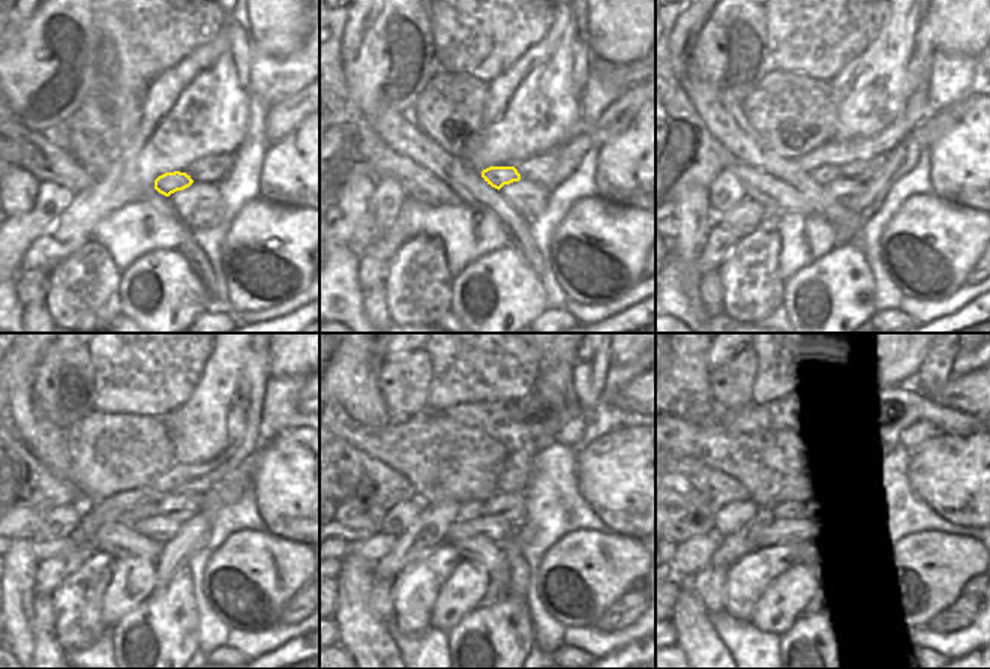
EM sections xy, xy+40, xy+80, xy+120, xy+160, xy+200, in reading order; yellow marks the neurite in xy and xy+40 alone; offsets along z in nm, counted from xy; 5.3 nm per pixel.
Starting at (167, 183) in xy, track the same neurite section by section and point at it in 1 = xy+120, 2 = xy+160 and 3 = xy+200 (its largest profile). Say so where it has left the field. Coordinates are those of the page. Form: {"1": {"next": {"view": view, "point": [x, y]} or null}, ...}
{"1": {"next": {"view": "xy+120", "point": [132, 513]}}, "2": {"next": {"view": "xy+160", "point": [471, 510]}}, "3": {"next": {"view": "xy+200", "point": [783, 510]}}}

